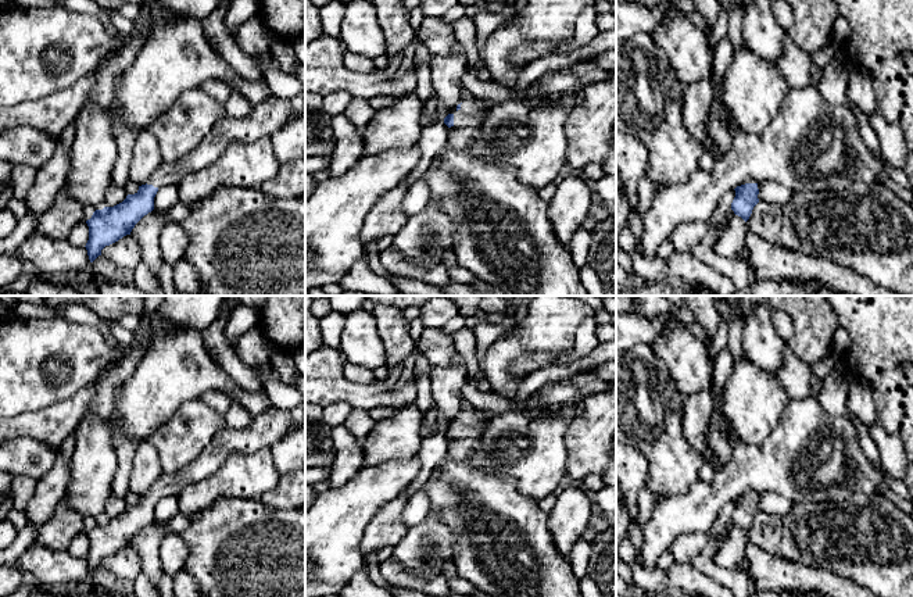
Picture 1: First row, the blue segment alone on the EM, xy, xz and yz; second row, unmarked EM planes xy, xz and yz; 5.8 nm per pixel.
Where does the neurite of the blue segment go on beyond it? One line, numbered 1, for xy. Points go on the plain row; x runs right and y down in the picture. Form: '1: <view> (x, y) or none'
1: xy (265, 429)

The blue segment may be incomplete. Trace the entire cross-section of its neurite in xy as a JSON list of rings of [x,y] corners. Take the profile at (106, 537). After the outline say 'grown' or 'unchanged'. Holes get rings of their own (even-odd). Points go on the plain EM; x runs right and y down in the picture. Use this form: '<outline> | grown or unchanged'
[[[305,401],[291,410],[271,407],[266,412],[254,417],[251,423],[241,430],[228,426],[221,429],[194,461],[176,473],[162,473],[135,505],[128,505],[114,518],[104,518],[93,523],[86,532],[89,551],[85,557],[90,573],[101,566],[105,557],[130,546],[135,536],[154,521],[154,508],[160,498],[178,497],[186,486],[201,482],[216,472],[230,454],[271,448],[283,436],[304,425]]] | grown

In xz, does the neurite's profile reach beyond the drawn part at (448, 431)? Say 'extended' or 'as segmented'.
extended

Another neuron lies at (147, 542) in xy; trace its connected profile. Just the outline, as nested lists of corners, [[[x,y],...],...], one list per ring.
[[[154,519],[144,526],[130,543],[142,558],[142,572],[155,587],[158,587],[164,572],[160,558],[160,547],[164,537],[165,533],[161,528],[161,522]]]

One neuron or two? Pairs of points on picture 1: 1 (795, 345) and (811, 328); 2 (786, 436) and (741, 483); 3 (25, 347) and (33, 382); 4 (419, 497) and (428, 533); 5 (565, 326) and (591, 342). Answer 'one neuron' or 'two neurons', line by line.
1: one neuron
2: one neuron
3: one neuron
4: two neurons
5: two neurons

